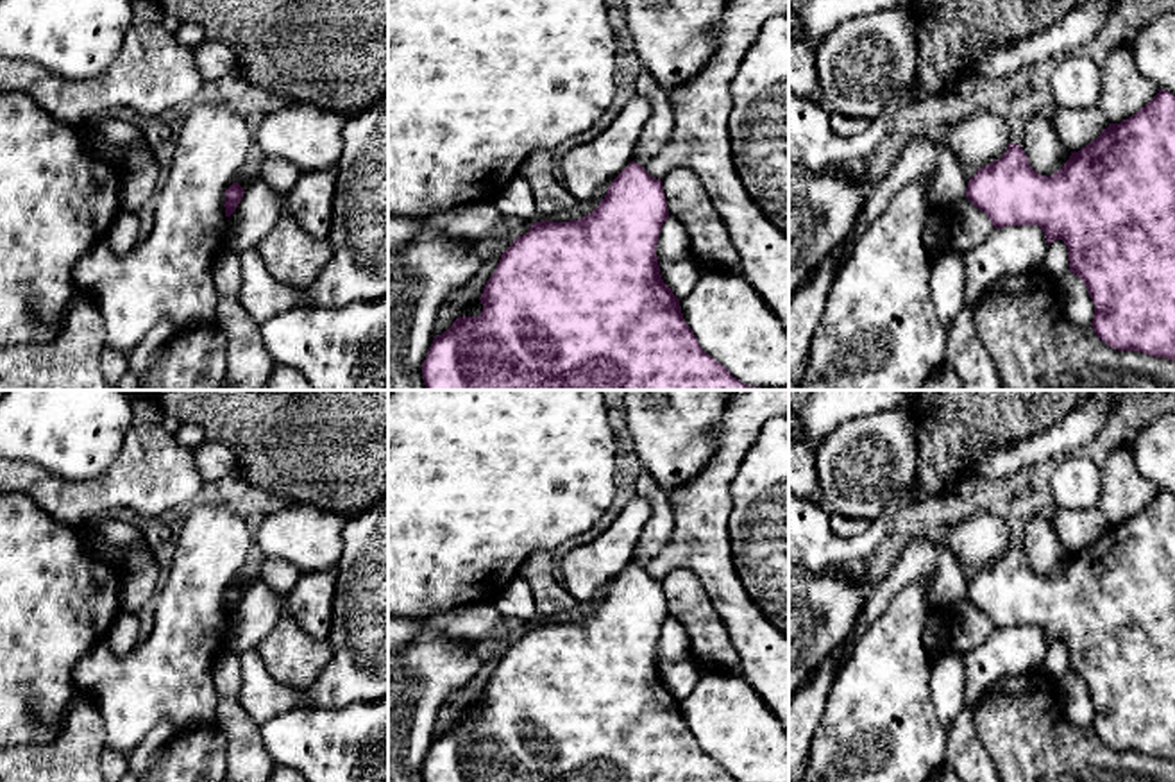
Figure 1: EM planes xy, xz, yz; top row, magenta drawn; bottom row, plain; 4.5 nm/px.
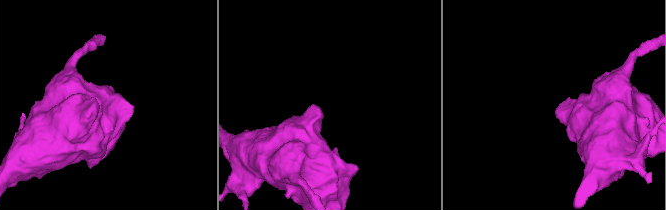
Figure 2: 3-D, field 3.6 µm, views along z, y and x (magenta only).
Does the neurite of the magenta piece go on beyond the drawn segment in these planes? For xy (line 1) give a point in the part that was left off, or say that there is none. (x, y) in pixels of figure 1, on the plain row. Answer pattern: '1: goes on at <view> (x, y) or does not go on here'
1: does not go on here

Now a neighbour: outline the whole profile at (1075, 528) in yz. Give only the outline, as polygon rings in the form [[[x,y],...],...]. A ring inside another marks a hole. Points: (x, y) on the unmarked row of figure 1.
[[[1059,508],[1052,519],[1052,526],[1061,544],[1069,553],[1078,553],[1087,544],[1096,540],[1103,530],[1109,528],[1109,521],[1102,510],[1066,510]]]

